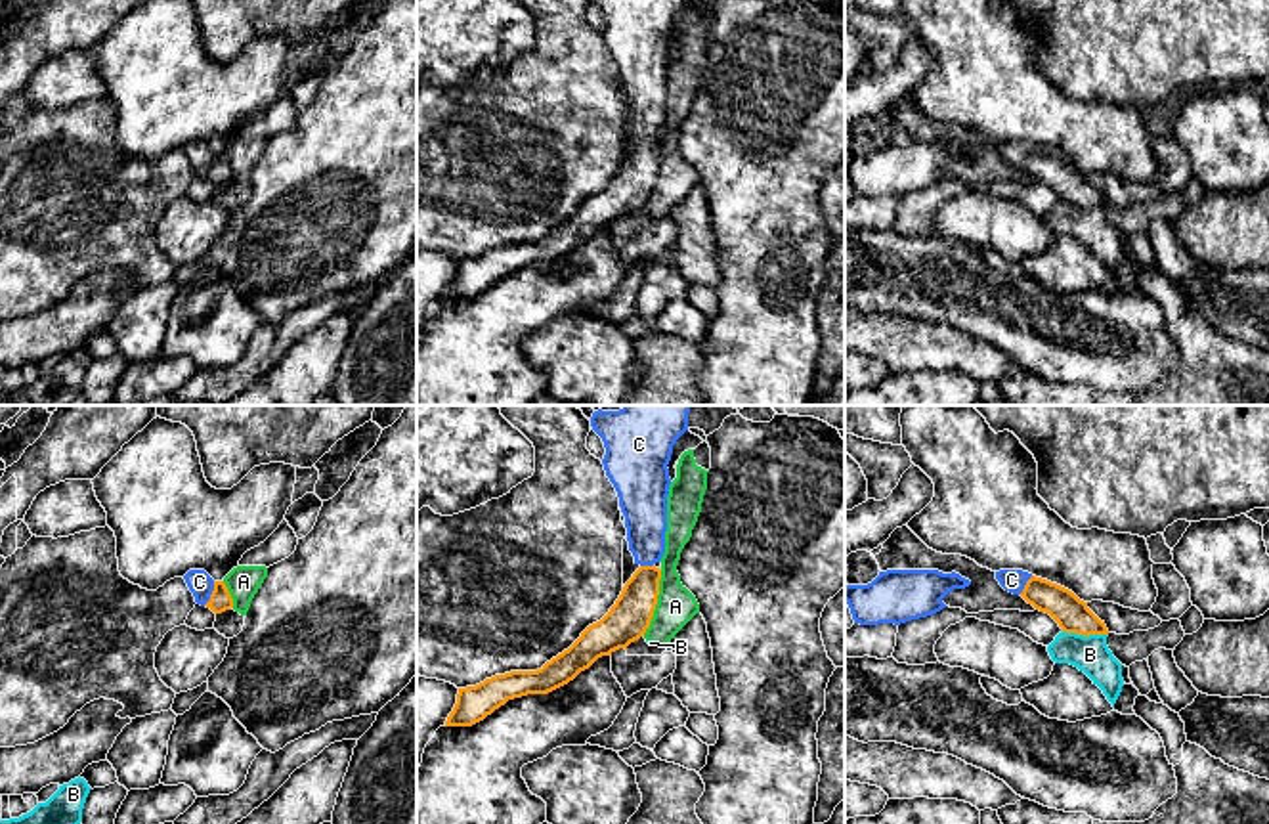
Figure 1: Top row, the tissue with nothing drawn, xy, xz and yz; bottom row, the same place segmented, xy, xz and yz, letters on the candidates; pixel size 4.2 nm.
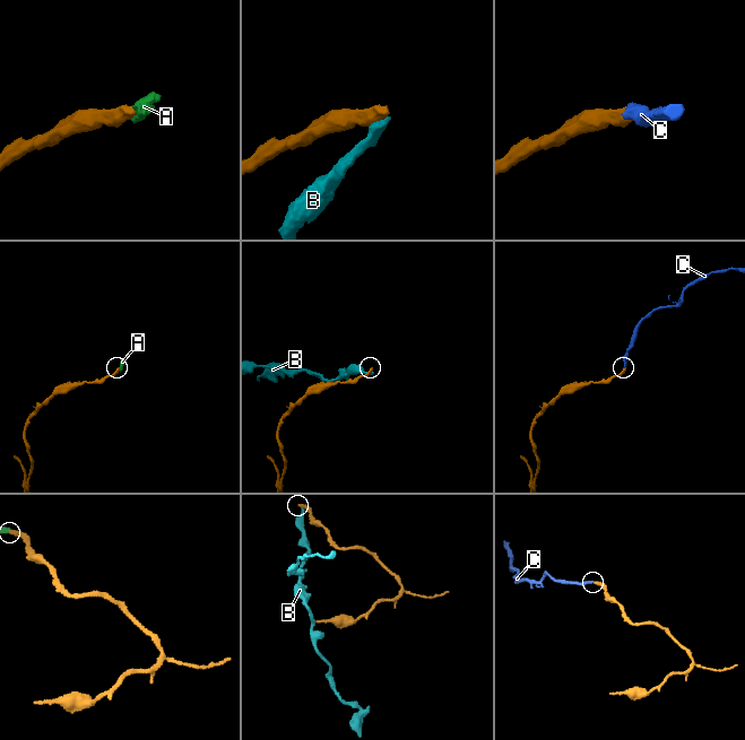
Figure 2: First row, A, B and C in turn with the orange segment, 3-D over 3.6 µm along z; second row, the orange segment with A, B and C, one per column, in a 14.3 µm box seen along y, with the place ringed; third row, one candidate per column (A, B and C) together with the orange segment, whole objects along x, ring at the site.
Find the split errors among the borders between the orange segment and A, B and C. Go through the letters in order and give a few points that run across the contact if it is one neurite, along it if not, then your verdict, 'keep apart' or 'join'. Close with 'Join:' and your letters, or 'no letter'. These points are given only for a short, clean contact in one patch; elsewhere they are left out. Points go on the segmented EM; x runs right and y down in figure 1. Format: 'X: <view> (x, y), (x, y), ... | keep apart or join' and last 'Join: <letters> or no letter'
A: xz (662, 570), (654, 616), (643, 635) | keep apart
B: yz (1063, 629), (1084, 635), (1107, 635) | keep apart
C: xy (220, 599), (213, 593), (199, 582) | join
Join: C

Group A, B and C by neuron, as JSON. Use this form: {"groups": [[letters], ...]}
{"groups": [["A", "B"], ["C"]]}

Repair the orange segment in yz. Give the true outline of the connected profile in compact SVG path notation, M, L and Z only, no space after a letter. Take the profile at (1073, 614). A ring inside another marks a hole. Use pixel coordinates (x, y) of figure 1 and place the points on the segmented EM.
M1000 570L996 579L1005 591L1021 595L1036 610L1049 614L1065 633L1108 635L1105 621L1087 608L1087 602L1057 583L1022 570Z

